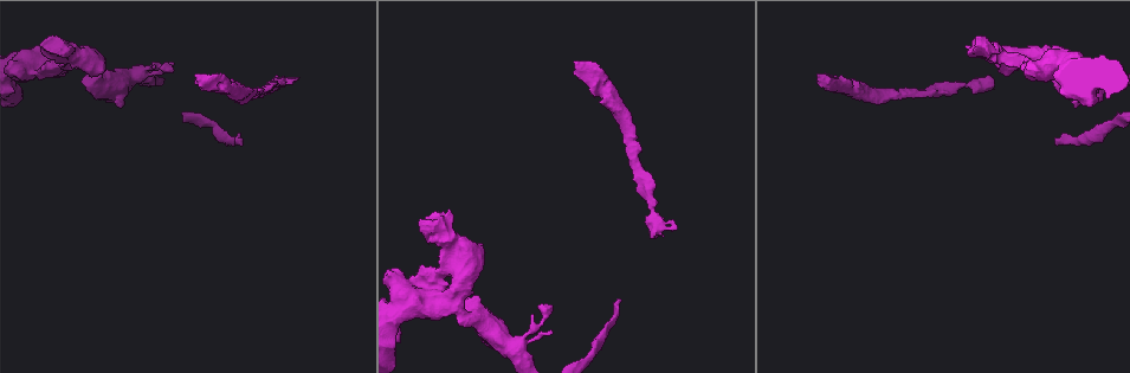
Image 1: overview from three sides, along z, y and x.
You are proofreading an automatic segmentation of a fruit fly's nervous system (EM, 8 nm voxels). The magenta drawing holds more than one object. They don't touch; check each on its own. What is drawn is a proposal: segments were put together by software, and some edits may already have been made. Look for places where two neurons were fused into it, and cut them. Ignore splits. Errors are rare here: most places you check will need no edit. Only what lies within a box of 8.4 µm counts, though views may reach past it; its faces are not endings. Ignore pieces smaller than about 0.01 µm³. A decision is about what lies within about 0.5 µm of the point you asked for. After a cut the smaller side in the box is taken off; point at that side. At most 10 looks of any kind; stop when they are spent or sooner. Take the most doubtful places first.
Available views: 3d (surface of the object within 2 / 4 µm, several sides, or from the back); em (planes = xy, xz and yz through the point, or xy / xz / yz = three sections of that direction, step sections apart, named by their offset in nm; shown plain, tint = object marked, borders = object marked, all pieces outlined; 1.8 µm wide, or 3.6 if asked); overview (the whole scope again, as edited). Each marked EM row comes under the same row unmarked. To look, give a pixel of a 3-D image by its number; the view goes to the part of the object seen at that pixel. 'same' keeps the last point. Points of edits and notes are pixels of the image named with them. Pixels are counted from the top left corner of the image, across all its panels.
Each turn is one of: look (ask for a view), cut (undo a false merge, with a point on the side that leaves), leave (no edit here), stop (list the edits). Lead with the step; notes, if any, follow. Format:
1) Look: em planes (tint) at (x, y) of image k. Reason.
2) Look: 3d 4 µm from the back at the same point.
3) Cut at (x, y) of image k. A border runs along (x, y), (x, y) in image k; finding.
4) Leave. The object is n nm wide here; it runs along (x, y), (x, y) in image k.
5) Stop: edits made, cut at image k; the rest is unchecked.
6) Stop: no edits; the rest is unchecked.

Look: 3d 2 µm at (442, 258) of image 1. Abrupt turn.

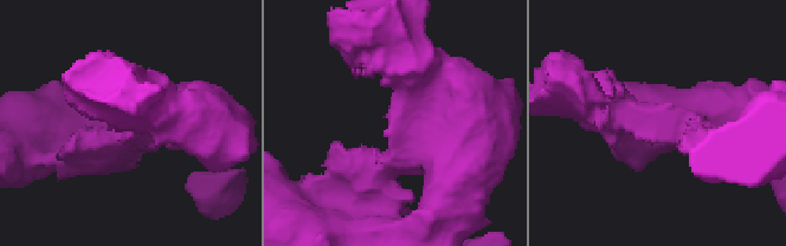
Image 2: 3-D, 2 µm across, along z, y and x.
Look: em planes (tint) at (667, 116) of image 2. Now the EM.

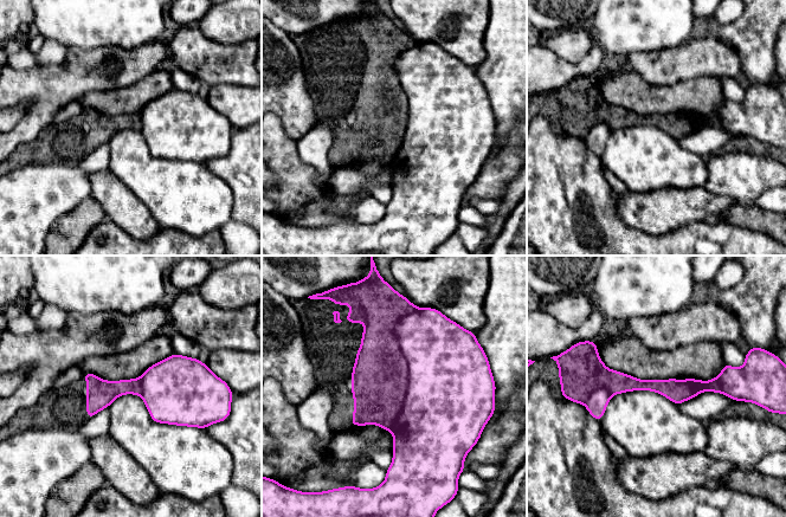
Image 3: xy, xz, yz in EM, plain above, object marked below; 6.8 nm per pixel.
Cut at (379, 377) of image 3. A border runs along (417, 309), (390, 430) in image 3; two neurons meet here.

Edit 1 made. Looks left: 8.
Look: 3d 4 µm at (514, 343) of image 1. Three arms meet.

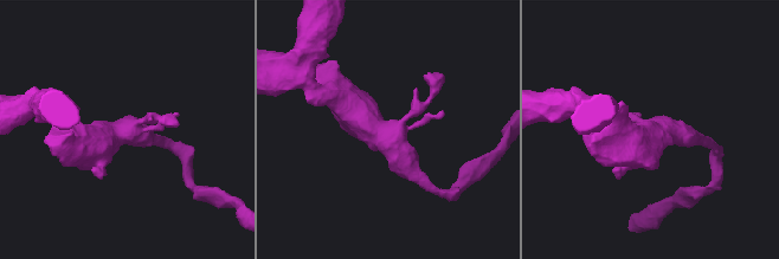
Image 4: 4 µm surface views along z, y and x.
Look: em 3.6 µm xz step 16 (tint) at (654, 135) of image 4. 3 arms meet here.

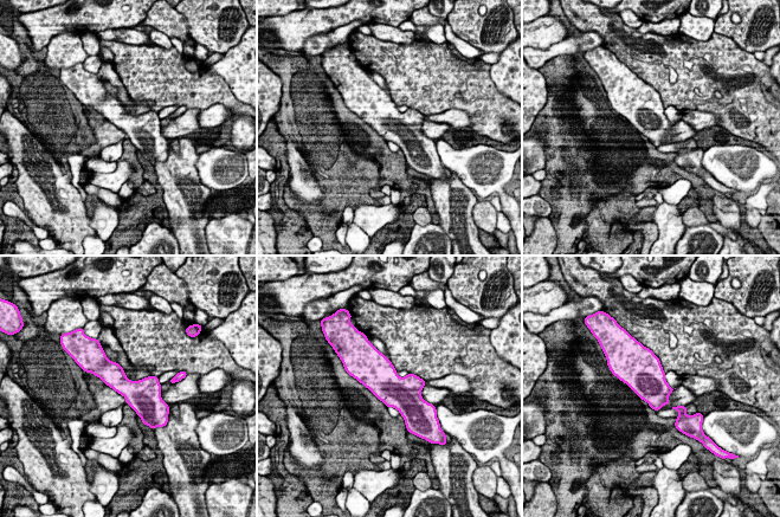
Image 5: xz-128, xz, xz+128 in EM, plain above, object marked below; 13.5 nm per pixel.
Look: em 3.6 µm planes (tint) at the same point. Cut it another way.

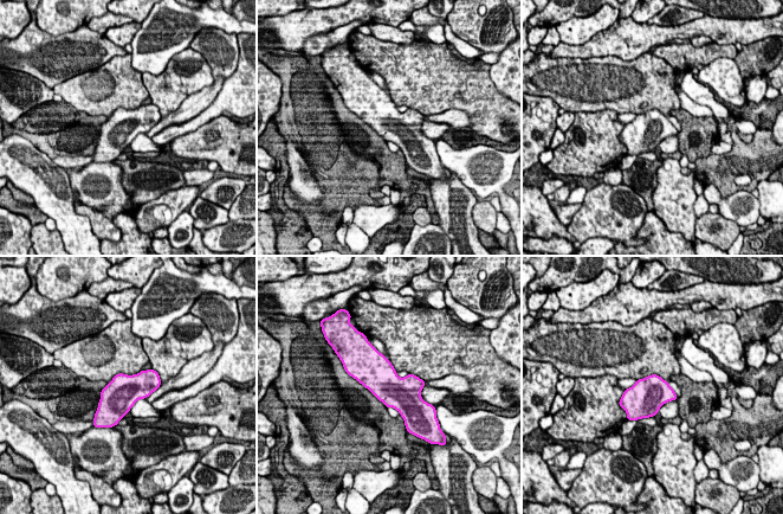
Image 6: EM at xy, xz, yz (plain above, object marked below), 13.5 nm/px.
Leave. All the same neuron.

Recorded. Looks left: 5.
Look: em planes (tint) at (246, 96) of image 1. Calibre changes.

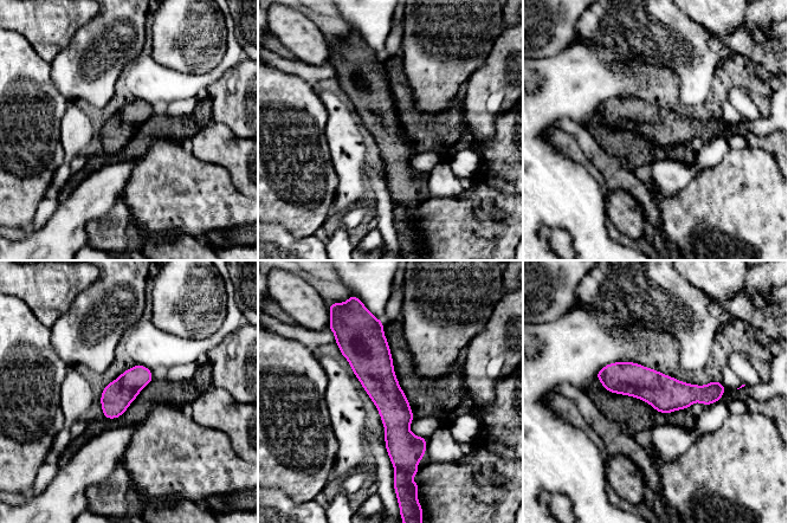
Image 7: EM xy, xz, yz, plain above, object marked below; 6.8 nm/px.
Leave. The object is 200 nm wide here; it runs along (378, 323), (396, 464) in image 7; all the same neuron.

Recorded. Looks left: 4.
Stop: edits made, cut at image 3; the rest is unchecked.

